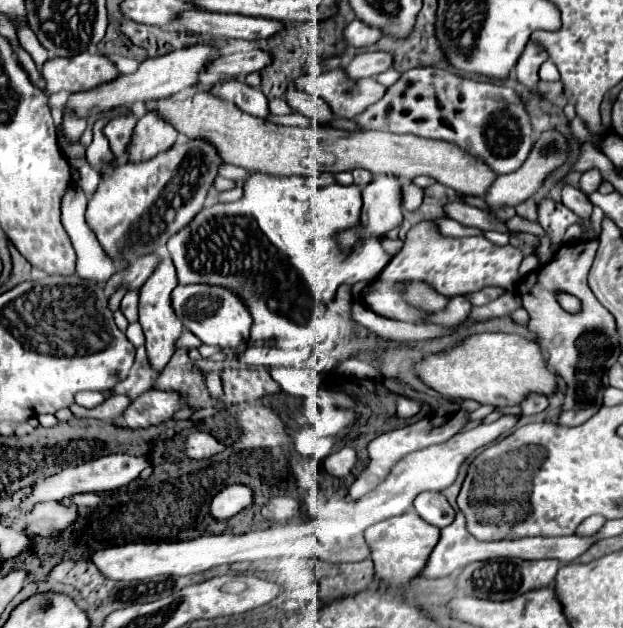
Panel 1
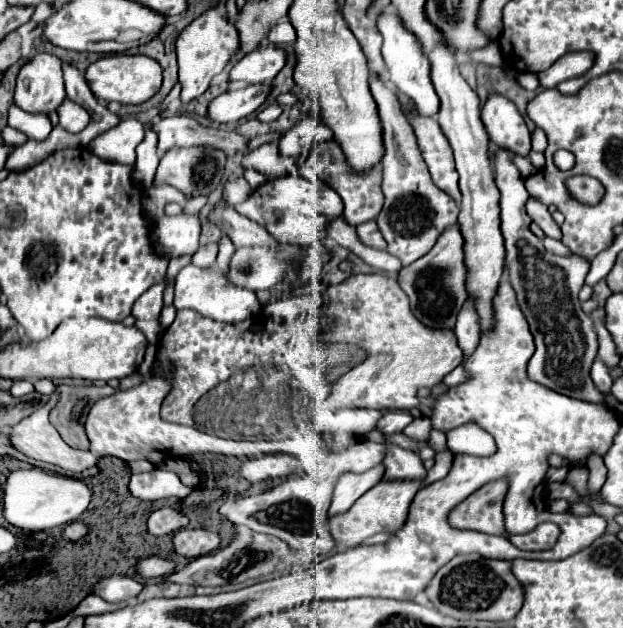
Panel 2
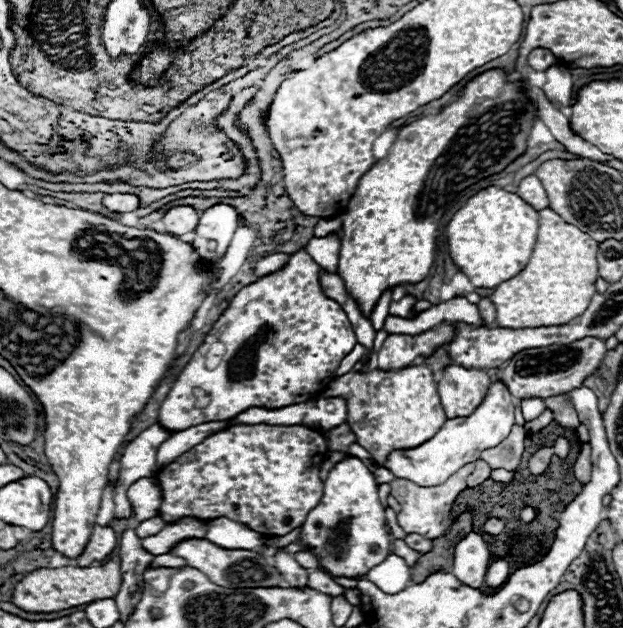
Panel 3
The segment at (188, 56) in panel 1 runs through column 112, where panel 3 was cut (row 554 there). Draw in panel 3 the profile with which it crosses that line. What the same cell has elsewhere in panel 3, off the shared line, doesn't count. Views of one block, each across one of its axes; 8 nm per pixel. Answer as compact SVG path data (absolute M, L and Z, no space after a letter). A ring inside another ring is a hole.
M94 526L92 538L88 540L84 552L76 558L76 566L90 566L92 562L104 560L118 544L116 534L108 526Z

